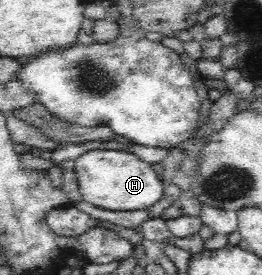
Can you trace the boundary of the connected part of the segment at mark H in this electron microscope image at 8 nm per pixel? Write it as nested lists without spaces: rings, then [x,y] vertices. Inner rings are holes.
[[[95,149],[83,153],[75,160],[73,169],[78,179],[82,199],[107,211],[146,210],[156,204],[164,194],[162,180],[152,165],[134,153],[126,151]]]

